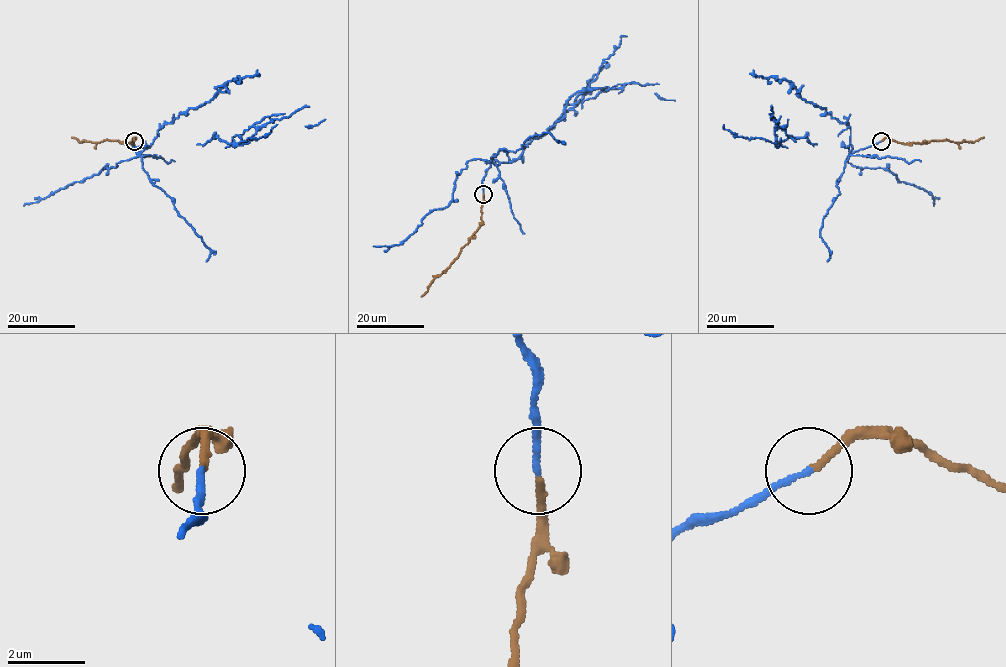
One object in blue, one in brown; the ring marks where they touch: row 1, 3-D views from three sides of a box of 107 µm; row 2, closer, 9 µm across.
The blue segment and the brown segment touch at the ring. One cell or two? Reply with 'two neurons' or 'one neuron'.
two neurons

